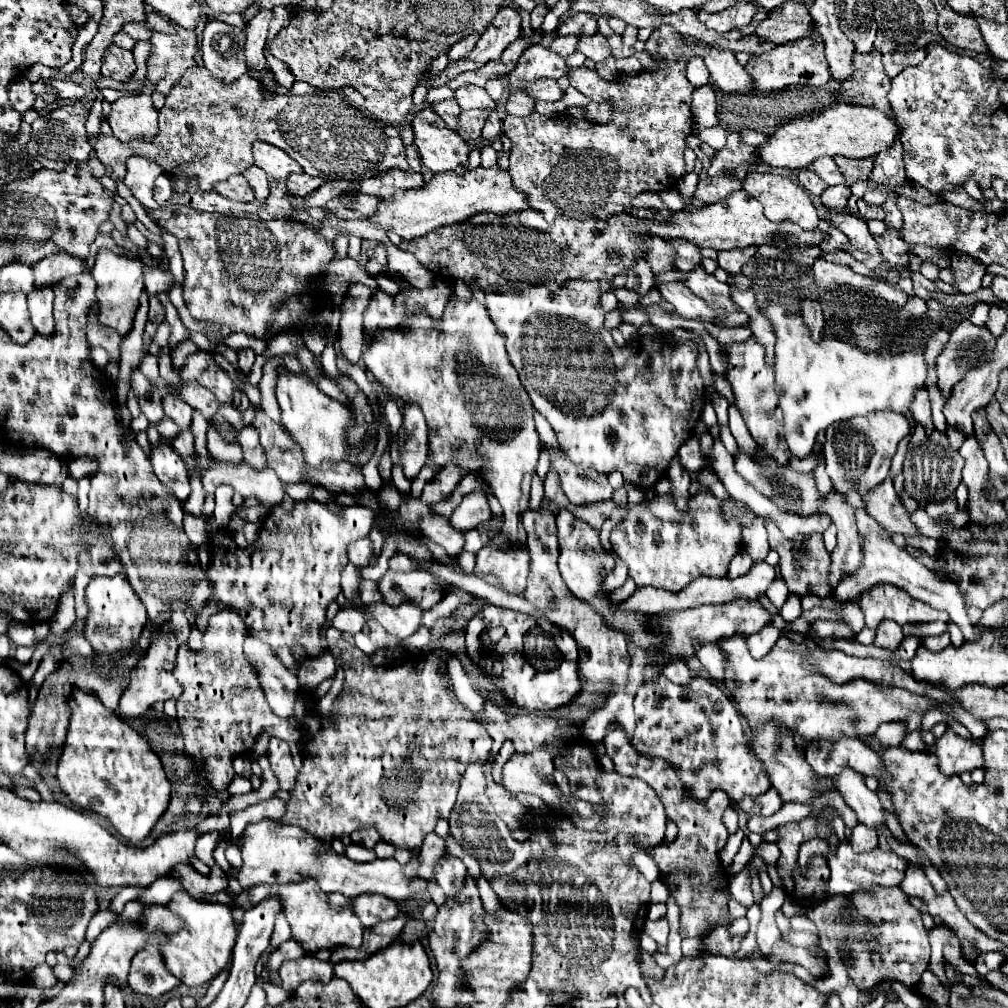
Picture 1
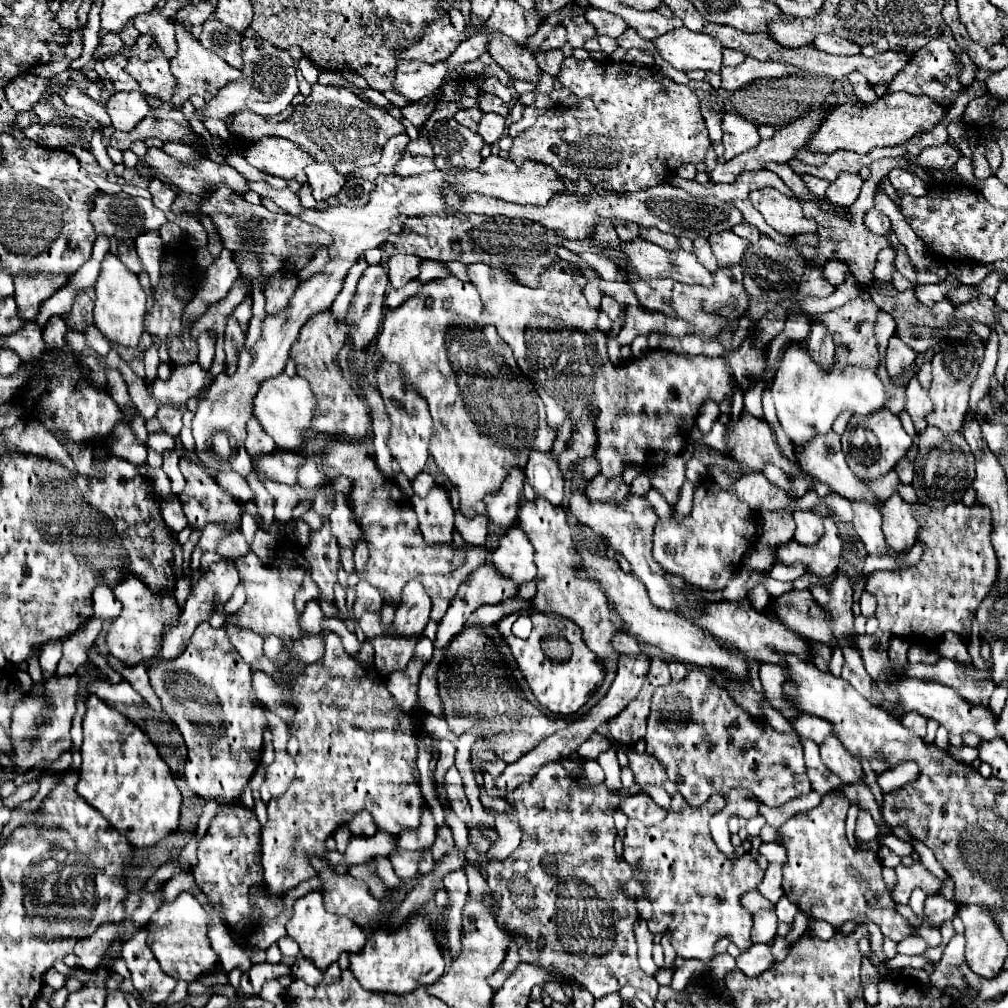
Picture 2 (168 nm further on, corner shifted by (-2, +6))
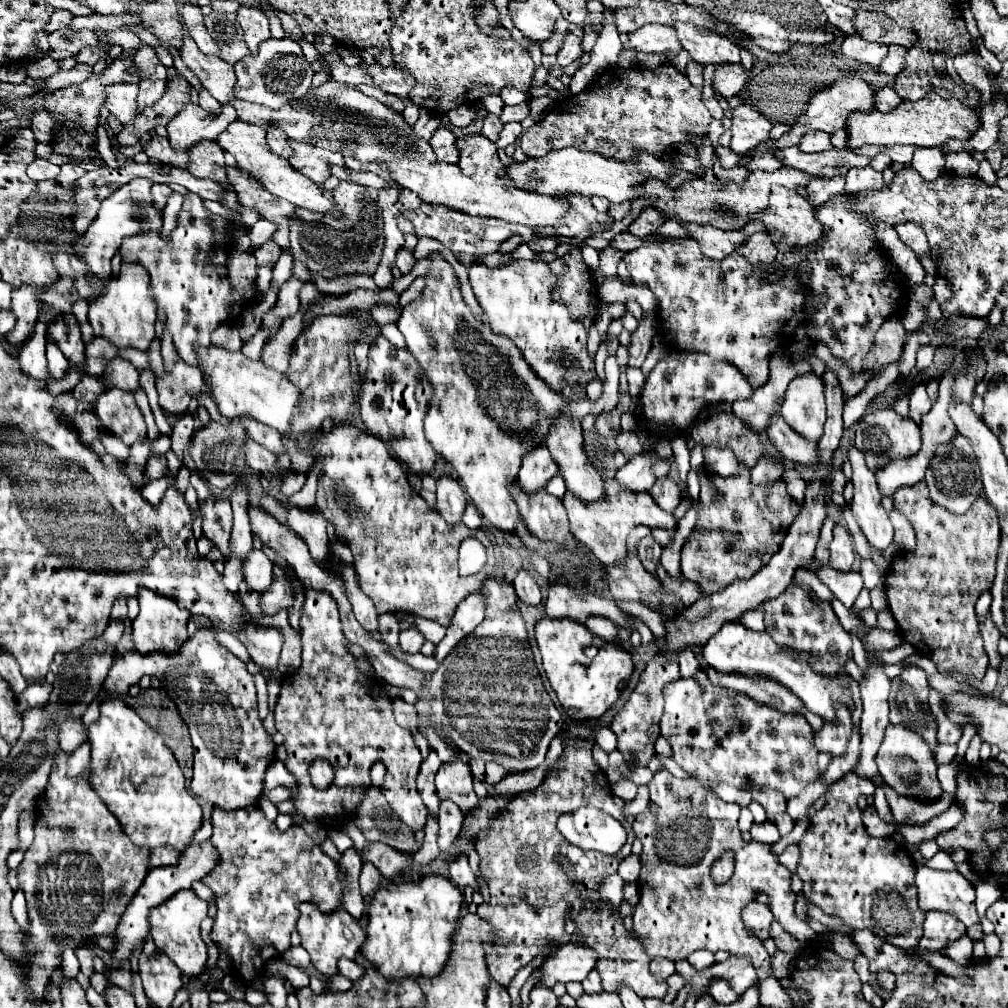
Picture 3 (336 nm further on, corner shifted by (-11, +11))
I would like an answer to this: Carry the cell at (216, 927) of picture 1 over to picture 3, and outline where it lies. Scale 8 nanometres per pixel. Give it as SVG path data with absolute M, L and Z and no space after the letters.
M180 890L164 904L150 910L150 934L154 944L180 968L182 976L198 976L206 970L208 946L200 936L200 922L208 914L208 902L200 900L194 890Z

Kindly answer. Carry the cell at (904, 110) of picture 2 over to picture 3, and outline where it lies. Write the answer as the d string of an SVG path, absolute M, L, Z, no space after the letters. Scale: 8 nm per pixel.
M936 92L926 94L922 100L910 102L902 100L900 108L894 108L894 112L854 112L846 124L848 134L848 146L860 148L864 144L878 144L878 146L894 146L894 144L912 144L922 148L942 146L948 138L966 140L980 128L980 120L976 118L974 110L958 102L956 98L940 98Z

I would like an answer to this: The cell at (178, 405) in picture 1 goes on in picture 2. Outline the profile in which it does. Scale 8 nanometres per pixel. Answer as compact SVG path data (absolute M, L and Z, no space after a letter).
M161 405L157 411L157 419L161 423L161 429L169 433L171 437L177 437L183 423L181 423L181 411L179 409L169 409L169 405Z

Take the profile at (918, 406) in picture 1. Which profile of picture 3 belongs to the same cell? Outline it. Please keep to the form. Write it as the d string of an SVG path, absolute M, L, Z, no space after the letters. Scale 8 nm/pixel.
M922 382L914 384L914 388L912 388L912 392L910 392L910 418L912 418L916 424L920 424L920 418L922 418L926 412L930 412L930 408L932 408L932 400L930 400L930 396L926 394L926 386L924 386Z

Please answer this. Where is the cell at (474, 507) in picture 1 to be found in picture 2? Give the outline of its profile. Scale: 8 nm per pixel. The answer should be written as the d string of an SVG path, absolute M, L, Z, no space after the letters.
M513 467L507 479L503 481L499 493L485 497L491 523L507 527L517 521L517 507L519 507L519 497L523 493L523 483L525 483L525 471L521 467Z

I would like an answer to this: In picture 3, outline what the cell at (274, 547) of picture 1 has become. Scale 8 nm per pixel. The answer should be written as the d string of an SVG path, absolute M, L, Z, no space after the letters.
M252 550L242 566L246 583L257 592L266 592L273 580L273 563L262 550Z

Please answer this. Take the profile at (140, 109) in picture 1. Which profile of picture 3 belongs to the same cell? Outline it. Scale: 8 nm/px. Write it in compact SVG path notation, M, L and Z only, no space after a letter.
M116 84L106 88L106 102L104 106L114 114L122 124L128 124L138 116L138 86L136 84Z

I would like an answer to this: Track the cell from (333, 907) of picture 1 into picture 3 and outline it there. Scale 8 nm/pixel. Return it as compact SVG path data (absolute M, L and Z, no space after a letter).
M300 904L300 918L298 918L298 934L302 936L302 946L308 950L312 964L316 970L324 976L332 976L338 972L338 960L348 958L354 960L356 952L366 942L366 934L360 926L360 922L350 916L344 908L338 908L334 912L322 912L316 904Z

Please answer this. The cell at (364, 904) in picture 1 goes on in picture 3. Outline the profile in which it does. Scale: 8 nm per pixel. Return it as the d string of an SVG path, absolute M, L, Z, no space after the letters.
M258 806L240 808L238 812L222 812L220 808L214 808L212 826L214 834L210 840L220 854L220 864L216 864L216 868L202 878L202 882L216 894L218 906L210 936L230 954L234 974L242 980L250 980L264 970L268 960L278 958L290 948L290 938L286 938L286 932L296 928L300 902L314 902L322 908L322 912L332 912L334 908L342 906L342 868L314 844L302 826L290 826L286 832L280 832Z

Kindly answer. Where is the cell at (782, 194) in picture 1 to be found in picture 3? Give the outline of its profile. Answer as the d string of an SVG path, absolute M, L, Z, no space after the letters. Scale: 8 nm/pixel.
M782 186L772 188L770 204L766 210L760 212L760 220L766 224L766 228L770 230L768 232L770 238L774 240L774 244L778 244L782 252L792 246L808 246L822 238L822 226L814 216L814 206L810 206L802 196L798 196L790 188L782 188Z

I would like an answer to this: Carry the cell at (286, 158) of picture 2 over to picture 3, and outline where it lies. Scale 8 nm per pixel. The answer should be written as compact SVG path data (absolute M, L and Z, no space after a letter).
M288 140L288 146L292 148L292 156L288 158L288 162L294 166L296 172L302 172L316 184L322 184L330 176L330 164L344 166L344 158L338 152L330 152L326 148L298 140Z

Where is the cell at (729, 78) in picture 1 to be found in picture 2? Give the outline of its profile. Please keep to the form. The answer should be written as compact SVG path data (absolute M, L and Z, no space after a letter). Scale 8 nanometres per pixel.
M677 29L677 33L665 33L651 39L651 43L653 49L679 71L721 71L723 47L717 45L717 41L713 41L713 37L709 35L693 33L689 29Z

